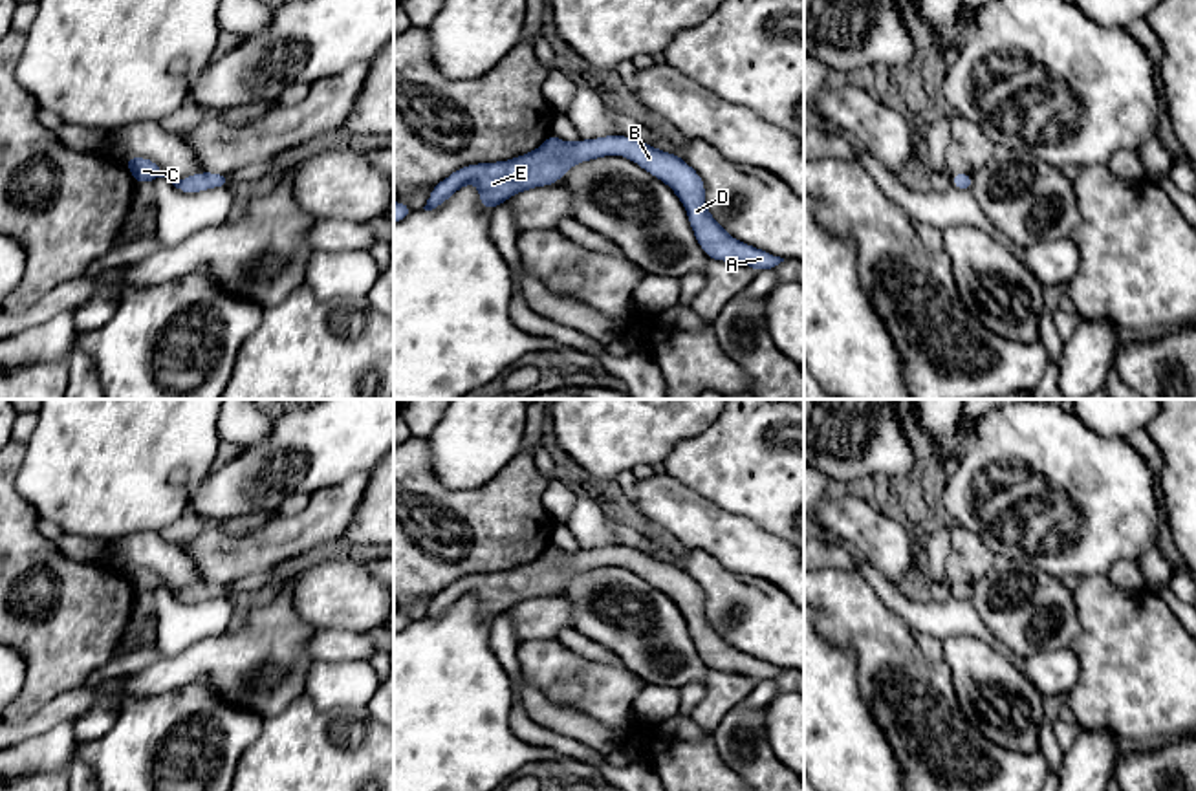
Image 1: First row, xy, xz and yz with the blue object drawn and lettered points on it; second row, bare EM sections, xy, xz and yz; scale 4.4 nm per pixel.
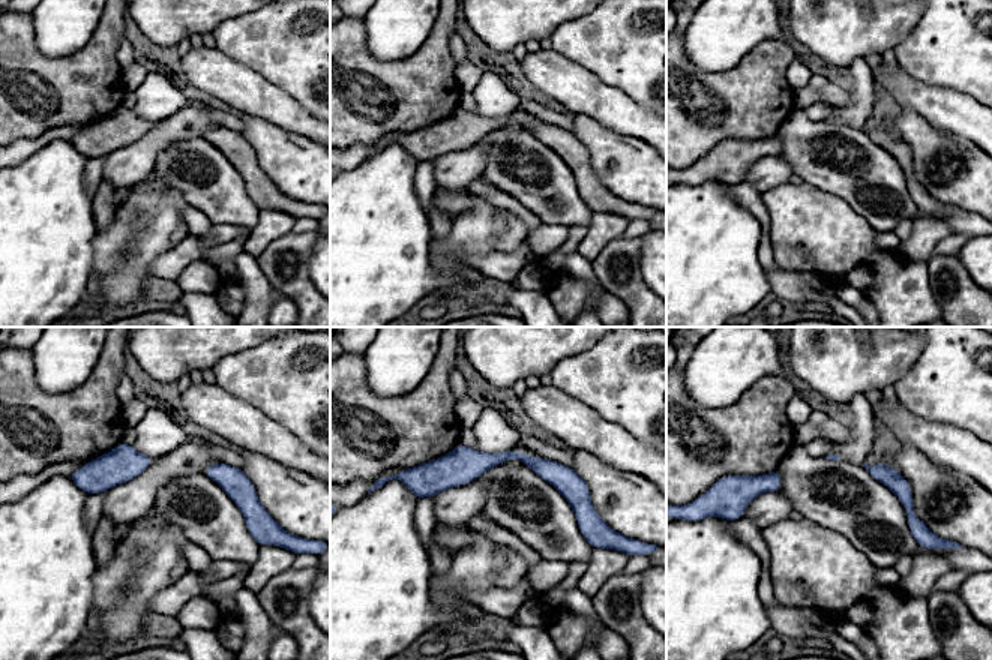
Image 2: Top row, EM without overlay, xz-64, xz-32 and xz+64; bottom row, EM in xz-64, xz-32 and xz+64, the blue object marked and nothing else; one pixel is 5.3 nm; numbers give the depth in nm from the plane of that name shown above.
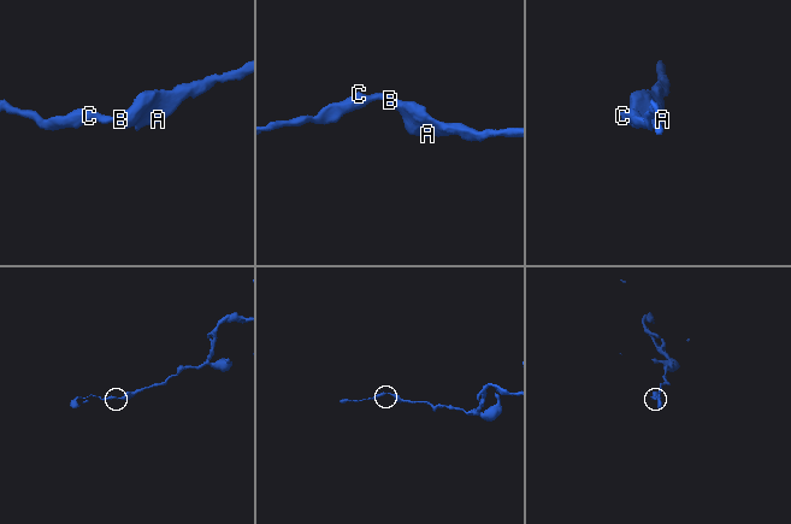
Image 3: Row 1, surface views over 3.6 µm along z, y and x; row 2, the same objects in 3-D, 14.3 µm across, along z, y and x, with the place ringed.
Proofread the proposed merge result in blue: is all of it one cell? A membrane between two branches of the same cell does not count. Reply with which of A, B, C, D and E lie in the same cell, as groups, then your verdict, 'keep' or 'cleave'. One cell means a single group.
groups A B C D E; keep

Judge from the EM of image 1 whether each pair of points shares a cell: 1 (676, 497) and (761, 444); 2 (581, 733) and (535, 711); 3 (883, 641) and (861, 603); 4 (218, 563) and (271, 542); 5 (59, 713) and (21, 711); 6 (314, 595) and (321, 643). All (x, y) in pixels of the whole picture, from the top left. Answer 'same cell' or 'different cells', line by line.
1: different cells
2: same cell
3: same cell
4: same cell
5: different cells
6: different cells

